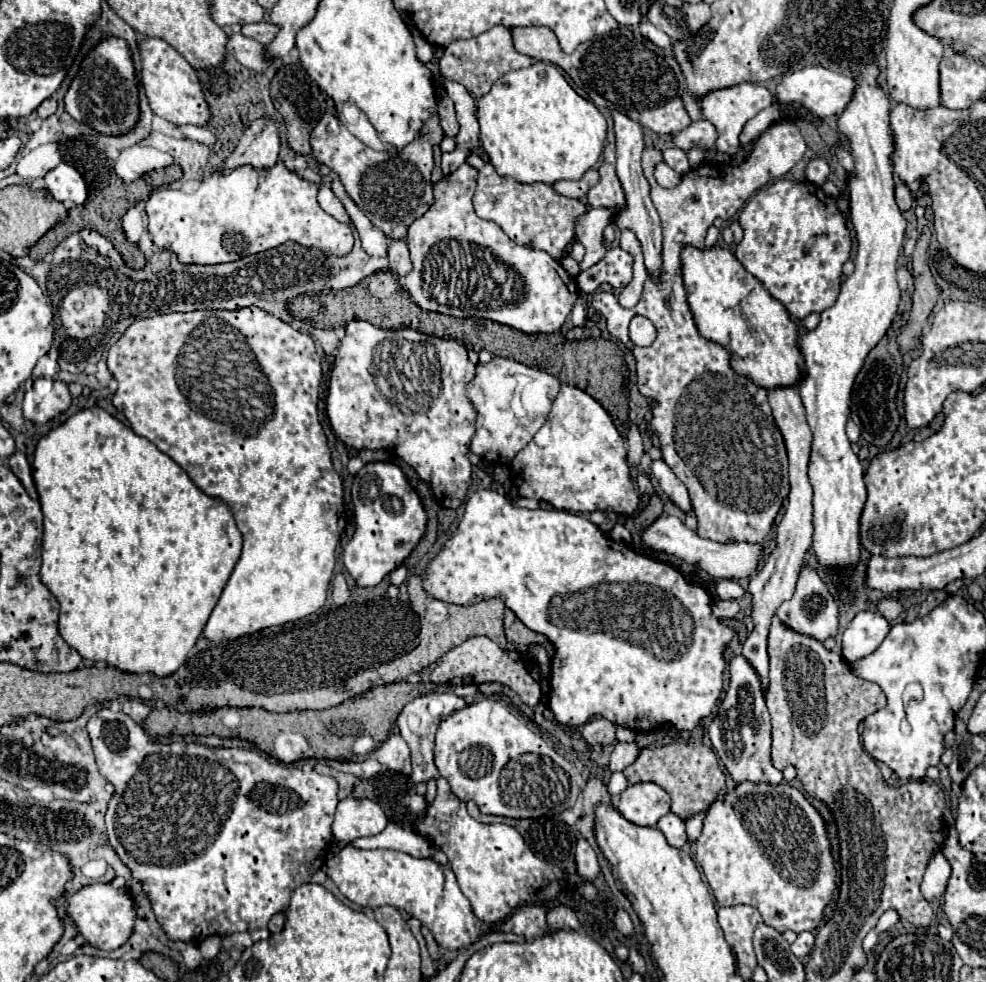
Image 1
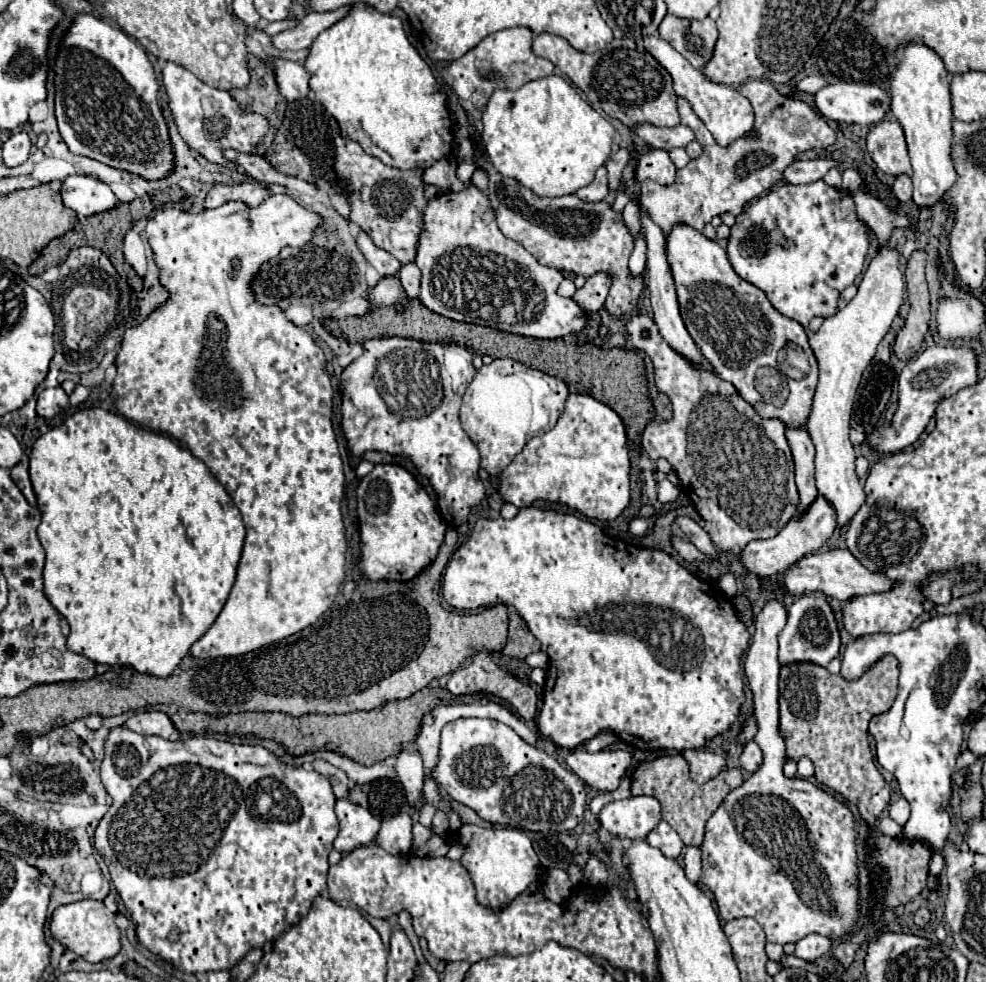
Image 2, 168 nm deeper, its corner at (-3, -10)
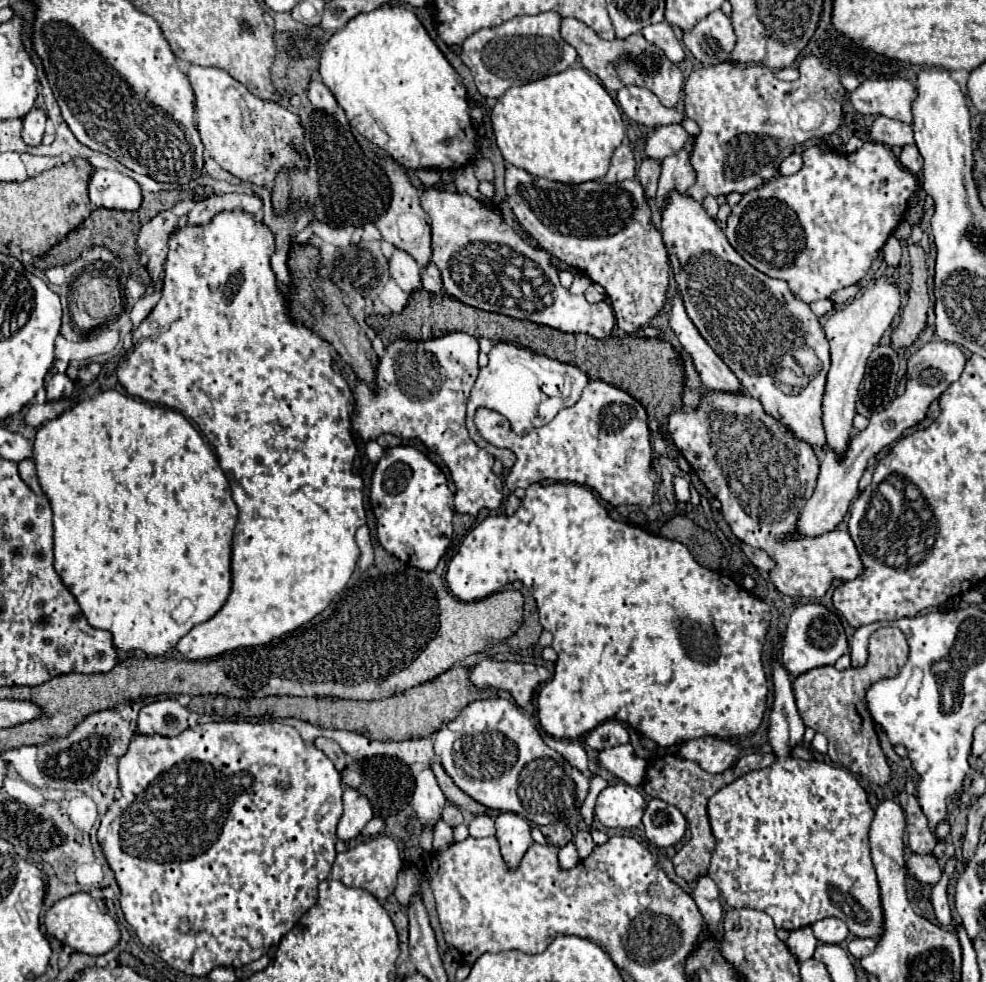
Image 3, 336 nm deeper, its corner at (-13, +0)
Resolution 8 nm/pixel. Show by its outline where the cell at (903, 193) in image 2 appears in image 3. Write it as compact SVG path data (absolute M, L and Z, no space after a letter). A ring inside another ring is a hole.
M907 144L901 148L901 154L899 154L899 162L913 174L917 174L921 170L921 154L917 152L917 146L915 144Z

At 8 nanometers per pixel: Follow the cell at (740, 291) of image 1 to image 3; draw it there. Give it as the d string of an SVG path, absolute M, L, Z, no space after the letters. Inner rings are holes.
M677 190L669 192L665 208L661 212L661 234L669 250L669 260L673 266L679 292L683 296L685 310L691 322L695 324L695 328L699 330L699 334L717 352L717 356L721 356L721 360L731 368L731 372L741 380L745 392L749 392L753 398L757 398L763 404L763 410L769 416L779 420L789 432L793 432L795 438L807 442L813 450L821 450L827 444L823 424L821 424L821 400L823 400L825 378L829 370L829 344L819 324L819 318L811 312L809 304L799 300L783 280L769 278L757 268L753 268L751 264L747 264L725 240L725 232L705 212L701 202L693 200L687 194L681 194ZM799 346L811 346L817 352L823 370L821 376L815 376L797 396L785 396L773 384L773 378L777 368L791 368L797 376L803 376L803 368L793 358L793 352Z

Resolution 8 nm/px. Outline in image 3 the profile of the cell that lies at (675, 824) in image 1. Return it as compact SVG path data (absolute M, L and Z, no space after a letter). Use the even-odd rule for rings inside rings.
M651 798L643 814L643 830L655 846L667 848L683 838L685 818L675 806L659 798Z

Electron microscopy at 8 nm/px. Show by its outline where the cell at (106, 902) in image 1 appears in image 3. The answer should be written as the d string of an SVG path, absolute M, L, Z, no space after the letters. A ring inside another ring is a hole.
M85 892L71 894L61 898L45 912L45 928L51 936L55 936L61 944L71 946L75 952L83 952L89 956L101 956L117 946L121 934L115 920L109 916L103 900L97 900Z

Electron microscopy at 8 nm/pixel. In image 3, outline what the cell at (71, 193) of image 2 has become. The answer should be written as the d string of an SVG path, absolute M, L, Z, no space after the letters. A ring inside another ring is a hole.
M95 170L89 182L89 196L95 208L113 208L113 210L137 210L141 206L141 186L113 170Z

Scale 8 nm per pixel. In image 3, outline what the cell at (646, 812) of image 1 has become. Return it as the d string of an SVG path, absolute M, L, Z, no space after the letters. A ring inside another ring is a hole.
M617 782L599 794L595 816L607 828L635 828L641 824L645 804L647 802L637 788Z

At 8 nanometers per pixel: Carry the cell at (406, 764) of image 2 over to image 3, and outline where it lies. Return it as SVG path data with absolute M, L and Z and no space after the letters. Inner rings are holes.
M425 768L415 782L415 794L413 794L413 810L417 816L417 822L425 828L431 826L435 828L437 822L441 820L441 812L447 806L445 794L441 792L435 774Z

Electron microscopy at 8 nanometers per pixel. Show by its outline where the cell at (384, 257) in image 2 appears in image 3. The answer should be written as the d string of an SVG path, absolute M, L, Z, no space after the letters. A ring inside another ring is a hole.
M395 250L391 262L389 262L389 270L391 270L391 278L407 292L413 294L415 290L421 288L421 268L419 264L413 260L413 256L409 256L403 250Z

